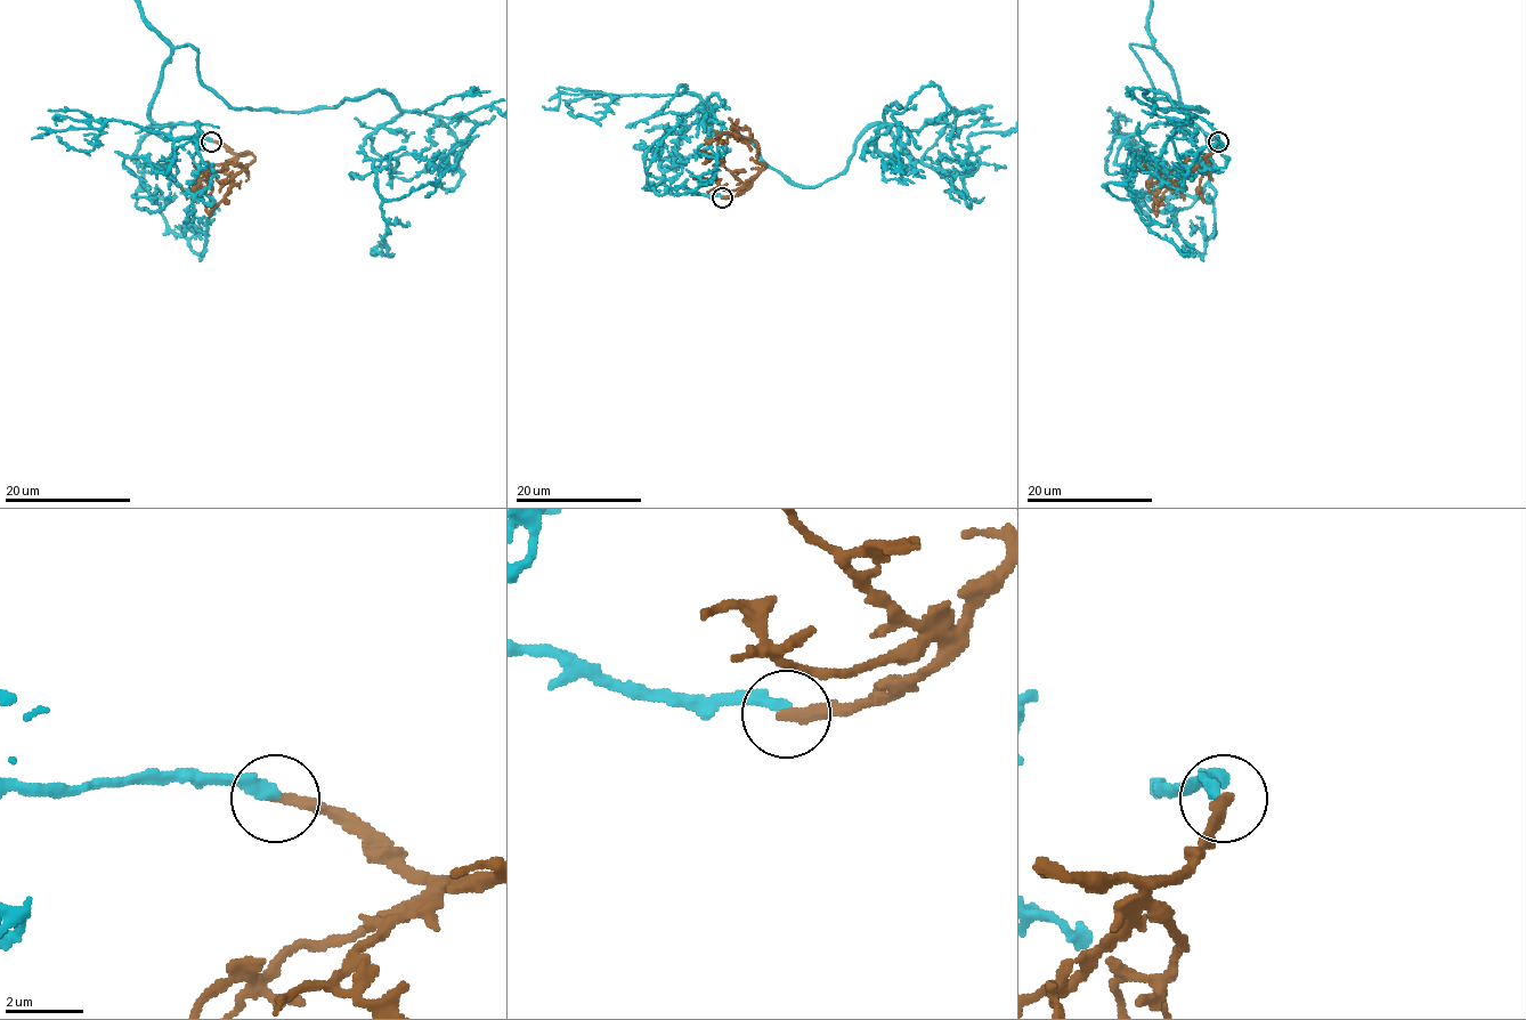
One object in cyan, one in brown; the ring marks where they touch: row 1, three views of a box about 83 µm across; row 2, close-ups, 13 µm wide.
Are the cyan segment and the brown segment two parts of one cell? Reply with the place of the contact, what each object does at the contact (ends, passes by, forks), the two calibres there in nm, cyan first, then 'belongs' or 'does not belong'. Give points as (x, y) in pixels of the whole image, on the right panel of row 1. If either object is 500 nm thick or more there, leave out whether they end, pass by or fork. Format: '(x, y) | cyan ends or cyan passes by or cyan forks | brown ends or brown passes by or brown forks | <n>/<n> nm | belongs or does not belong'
(1218, 142) | cyan ends | brown ends | 320/320 nm | belongs

